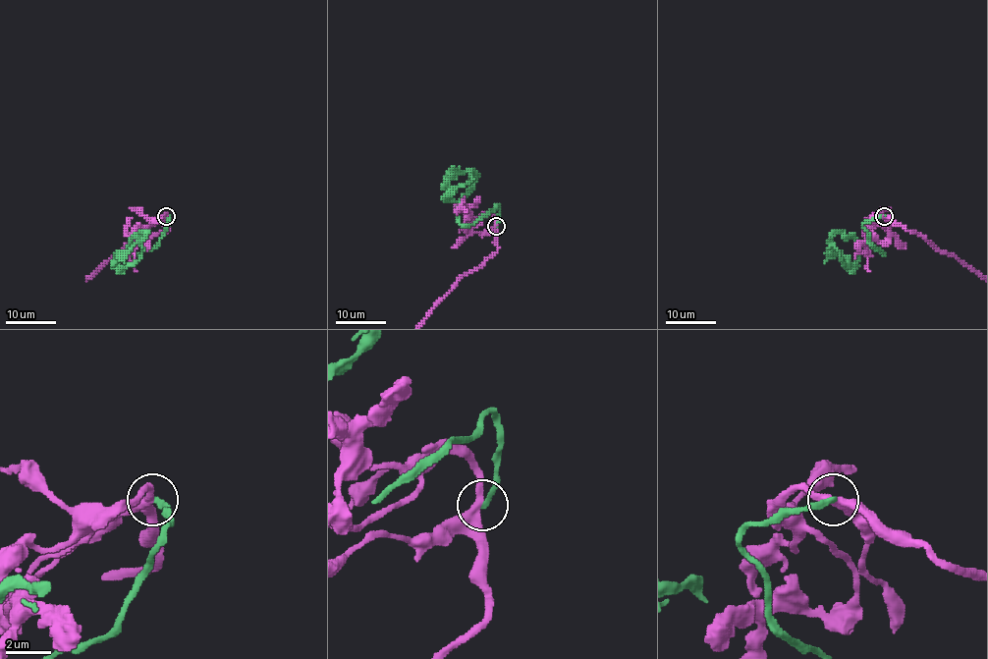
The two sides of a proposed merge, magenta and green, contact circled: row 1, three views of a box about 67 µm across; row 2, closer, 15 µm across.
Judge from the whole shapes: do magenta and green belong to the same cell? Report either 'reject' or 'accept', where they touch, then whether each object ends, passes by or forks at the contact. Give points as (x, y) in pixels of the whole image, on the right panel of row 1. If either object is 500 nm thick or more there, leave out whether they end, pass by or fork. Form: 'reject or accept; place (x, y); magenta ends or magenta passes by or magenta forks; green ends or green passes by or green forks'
reject; place (884, 216); magenta passes by; green ends

